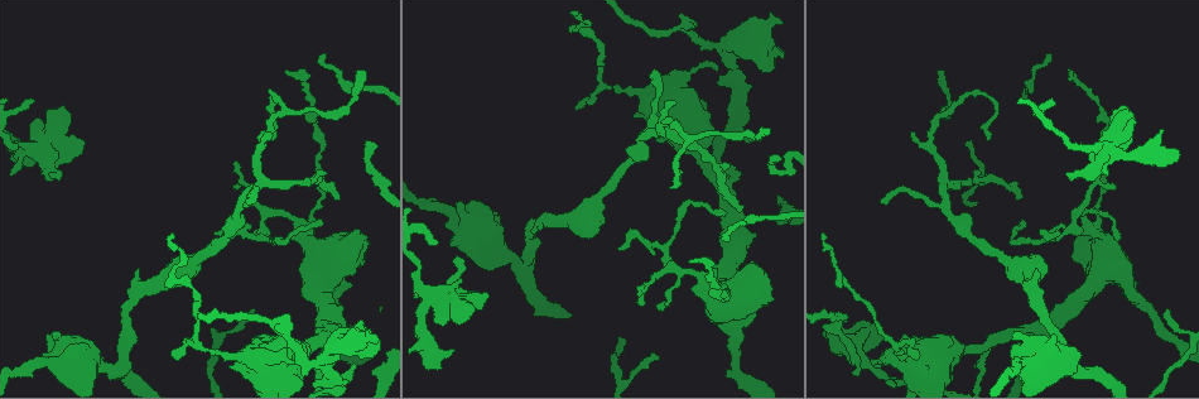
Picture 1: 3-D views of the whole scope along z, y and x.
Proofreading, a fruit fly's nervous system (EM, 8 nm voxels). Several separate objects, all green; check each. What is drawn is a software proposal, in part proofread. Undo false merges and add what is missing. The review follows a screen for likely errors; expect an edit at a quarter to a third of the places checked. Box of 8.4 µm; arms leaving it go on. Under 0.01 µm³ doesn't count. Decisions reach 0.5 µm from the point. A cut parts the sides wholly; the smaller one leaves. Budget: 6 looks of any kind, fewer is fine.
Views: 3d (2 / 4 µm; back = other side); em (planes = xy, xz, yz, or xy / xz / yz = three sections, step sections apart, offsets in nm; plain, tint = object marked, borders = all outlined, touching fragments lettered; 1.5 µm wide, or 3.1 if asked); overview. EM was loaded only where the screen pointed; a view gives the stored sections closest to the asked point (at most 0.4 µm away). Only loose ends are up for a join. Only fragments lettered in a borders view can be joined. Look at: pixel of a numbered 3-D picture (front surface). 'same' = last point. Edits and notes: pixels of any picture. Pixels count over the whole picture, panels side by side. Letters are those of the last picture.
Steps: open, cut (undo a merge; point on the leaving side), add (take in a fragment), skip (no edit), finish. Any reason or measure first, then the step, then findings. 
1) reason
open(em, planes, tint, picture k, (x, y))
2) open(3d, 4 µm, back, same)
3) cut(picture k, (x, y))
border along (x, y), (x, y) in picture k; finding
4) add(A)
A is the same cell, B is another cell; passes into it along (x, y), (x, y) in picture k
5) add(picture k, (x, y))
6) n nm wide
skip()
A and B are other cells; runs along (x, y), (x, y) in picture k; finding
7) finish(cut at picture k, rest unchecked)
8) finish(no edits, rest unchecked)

sudden change in width
open(em, planes, plain, picture 1, (1182, 348))

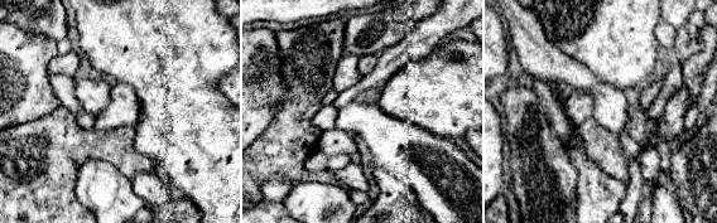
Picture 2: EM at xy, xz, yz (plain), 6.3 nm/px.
see the neighbours
open(em, planes, borders, same)

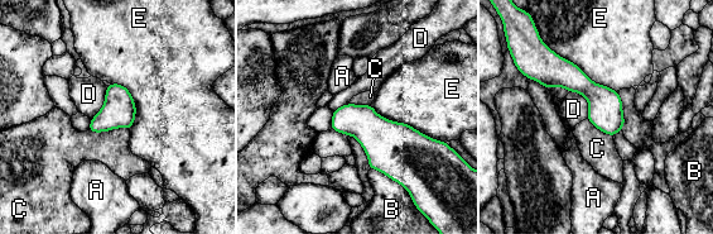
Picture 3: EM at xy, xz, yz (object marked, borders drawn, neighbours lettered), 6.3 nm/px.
E touches over 500 nm
skip()
A, B, C, D and E are other cells; border along (569, 91), (587, 100), (587, 118) in picture 3; all the same neuron

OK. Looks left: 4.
tapers out
open(em, planes, borders, picture 1, (658, 358))

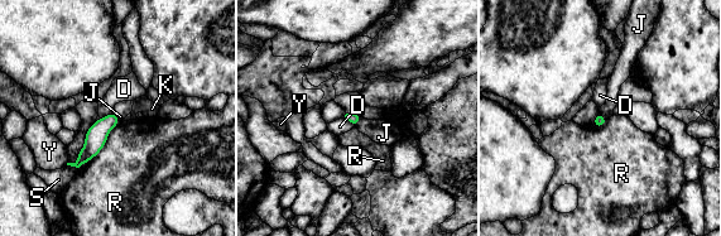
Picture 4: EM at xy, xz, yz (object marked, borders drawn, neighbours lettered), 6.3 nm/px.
skip()
D, J, K, R, S and Y are other cells; border along (113, 111), (120, 120) in picture 4; no lettered fragment goes on from it

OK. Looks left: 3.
branch stops here
open(em, planes, borders, picture 1, (215, 231))

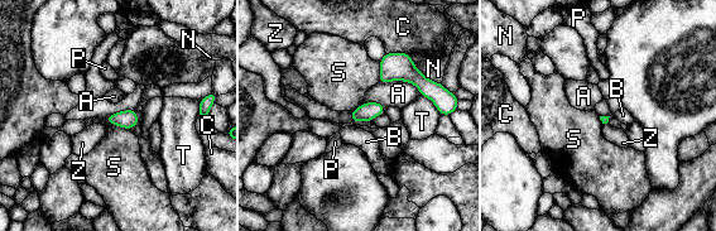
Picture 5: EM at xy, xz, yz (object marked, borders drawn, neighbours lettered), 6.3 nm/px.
A touches over 280 nm
skip()
A, B, C, N, P, S, T and Z are other cells; no lettered fragment goes on from it

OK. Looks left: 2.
finish(no edits, rest unchecked)

